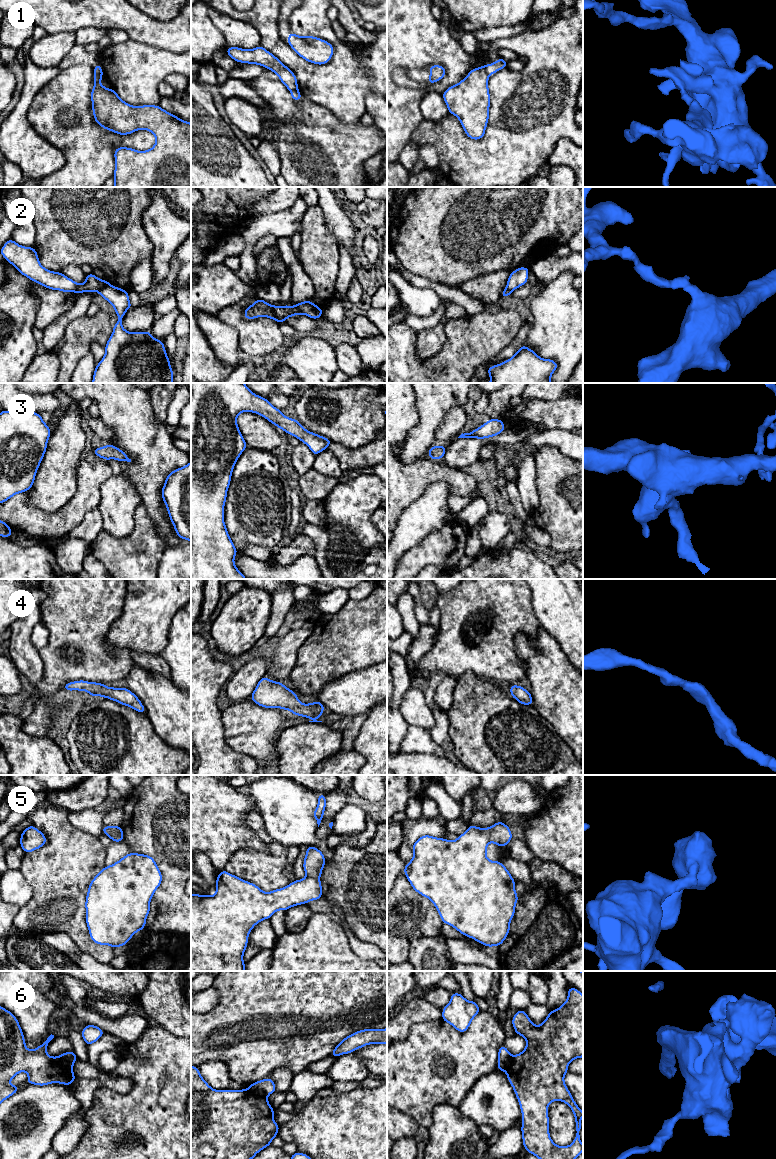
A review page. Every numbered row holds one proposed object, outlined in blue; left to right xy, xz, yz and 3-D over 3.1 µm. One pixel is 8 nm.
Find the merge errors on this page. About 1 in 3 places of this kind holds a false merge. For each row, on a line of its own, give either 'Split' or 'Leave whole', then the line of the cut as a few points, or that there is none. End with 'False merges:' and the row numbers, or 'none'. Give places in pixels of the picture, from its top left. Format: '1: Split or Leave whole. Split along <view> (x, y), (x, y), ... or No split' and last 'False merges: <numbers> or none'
1: Split. Split along yz (484, 66), (489, 74)
2: Split. Split along xy (109, 284), (98, 291)
3: Leave whole. No split
4: Leave whole. No split
5: Split. Split along yz (488, 828), (490, 841)
6: Split. Split along xz (247, 1088), (266, 1097)
False merges: 1, 2, 5, 6

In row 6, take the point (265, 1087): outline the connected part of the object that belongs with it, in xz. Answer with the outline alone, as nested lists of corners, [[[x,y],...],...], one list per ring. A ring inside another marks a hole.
[[[269,1077],[252,1083],[247,1089],[253,1093],[266,1097],[277,1090],[274,1081]]]

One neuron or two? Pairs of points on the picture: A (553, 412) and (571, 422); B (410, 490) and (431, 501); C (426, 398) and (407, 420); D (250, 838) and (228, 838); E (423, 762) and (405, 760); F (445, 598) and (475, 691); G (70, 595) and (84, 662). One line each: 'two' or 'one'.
A: one
B: two
C: two
D: one
E: one
F: two
G: one

